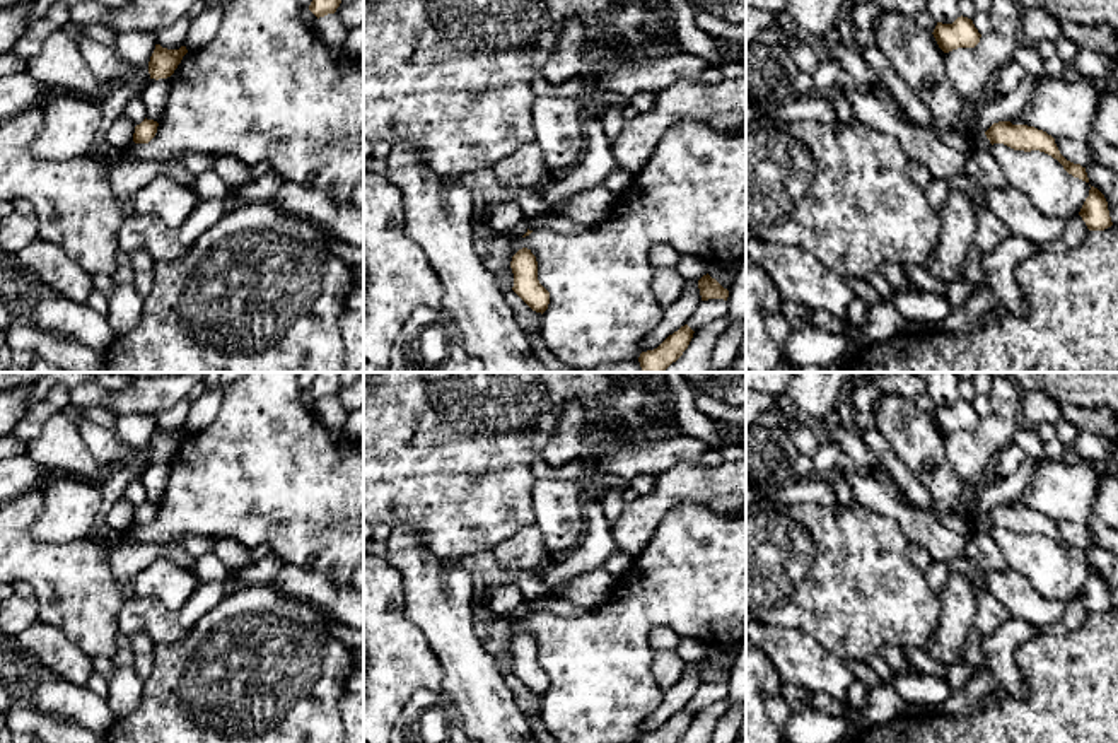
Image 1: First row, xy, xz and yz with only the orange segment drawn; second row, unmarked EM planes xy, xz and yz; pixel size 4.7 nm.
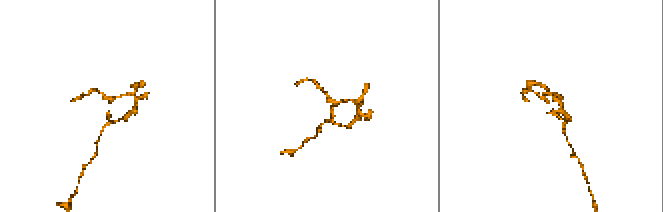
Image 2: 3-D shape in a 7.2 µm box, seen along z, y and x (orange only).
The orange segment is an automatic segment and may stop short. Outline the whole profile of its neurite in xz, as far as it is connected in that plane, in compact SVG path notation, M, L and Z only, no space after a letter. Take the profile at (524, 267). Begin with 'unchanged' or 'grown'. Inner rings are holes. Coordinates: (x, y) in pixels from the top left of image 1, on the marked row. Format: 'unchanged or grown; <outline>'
unchanged; M519 249L510 261L514 273L512 290L536 313L544 313L550 292L538 280L538 261L531 249Z

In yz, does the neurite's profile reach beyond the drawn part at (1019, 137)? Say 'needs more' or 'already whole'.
already whole

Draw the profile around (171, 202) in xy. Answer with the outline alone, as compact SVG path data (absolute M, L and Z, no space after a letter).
M157 176L128 203L130 214L154 215L167 227L181 225L201 202L200 195L174 178Z

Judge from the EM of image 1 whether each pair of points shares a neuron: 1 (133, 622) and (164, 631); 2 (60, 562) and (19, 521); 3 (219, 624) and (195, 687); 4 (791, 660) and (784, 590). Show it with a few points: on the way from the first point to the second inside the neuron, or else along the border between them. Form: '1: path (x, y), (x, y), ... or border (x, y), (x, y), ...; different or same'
1: path (140, 622), (157, 624); same
2: path (46, 562), (19, 535); same
3: path (219, 639), (219, 663), (210, 672); same
4: border (763, 622), (801, 627), (823, 646); different

